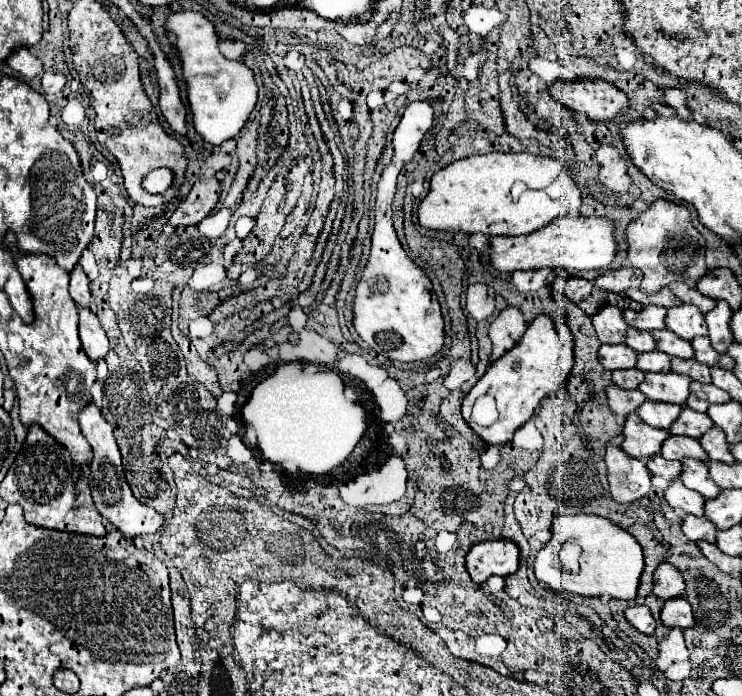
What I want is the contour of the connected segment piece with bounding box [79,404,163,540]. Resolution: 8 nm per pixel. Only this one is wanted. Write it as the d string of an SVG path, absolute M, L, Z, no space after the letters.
M89 404L81 410L79 424L81 424L83 436L87 438L87 442L93 448L93 462L89 468L89 484L91 484L93 502L95 502L99 514L105 520L109 520L113 526L117 526L117 530L127 540L133 540L133 538L143 536L143 534L155 534L163 524L163 516L157 514L157 510L141 504L133 496L133 492L125 480L125 472L123 472L123 464L121 464L121 452L119 452L119 446L115 442L111 424L101 416L101 412L95 404Z

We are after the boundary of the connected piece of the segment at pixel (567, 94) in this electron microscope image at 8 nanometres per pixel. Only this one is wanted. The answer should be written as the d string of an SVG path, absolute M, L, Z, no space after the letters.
M559 78L551 86L551 94L569 110L577 110L595 120L607 120L627 110L625 92L597 78Z

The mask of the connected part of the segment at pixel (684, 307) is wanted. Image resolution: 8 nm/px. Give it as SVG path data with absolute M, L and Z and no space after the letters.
M679 304L667 310L665 324L671 332L683 340L693 340L695 336L707 336L707 324L699 308L691 304Z

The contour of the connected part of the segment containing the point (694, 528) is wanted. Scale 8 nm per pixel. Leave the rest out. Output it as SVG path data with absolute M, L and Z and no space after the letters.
M687 514L683 518L683 534L689 538L689 540L707 540L707 542L715 542L715 526L711 524L711 520L707 518L697 518L697 516L691 516Z

